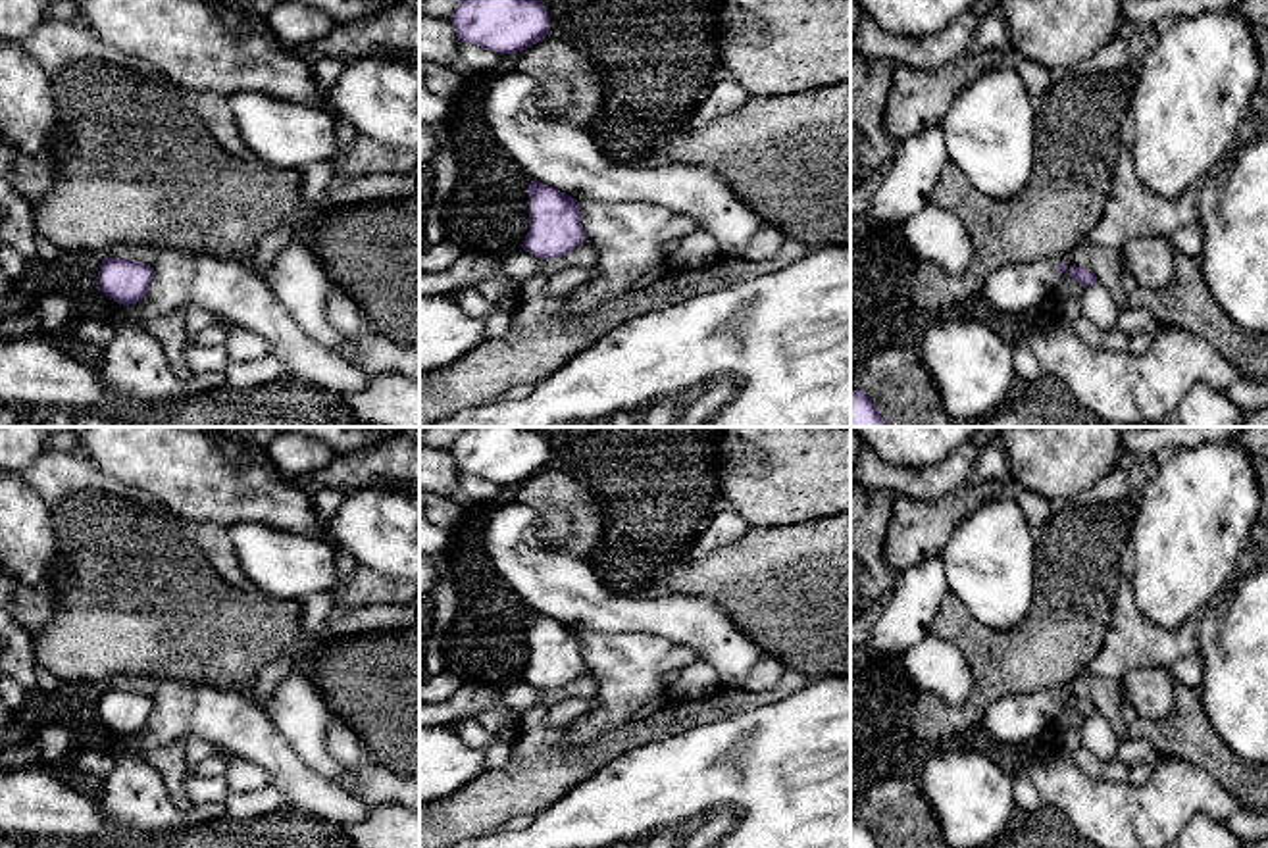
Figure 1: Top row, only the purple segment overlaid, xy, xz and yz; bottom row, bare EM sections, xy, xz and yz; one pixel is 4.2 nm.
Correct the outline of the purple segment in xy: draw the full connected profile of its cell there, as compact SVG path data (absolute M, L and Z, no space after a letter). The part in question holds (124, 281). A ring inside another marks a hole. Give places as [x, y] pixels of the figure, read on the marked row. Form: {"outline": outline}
{"outline": "M104 258L98 269L100 290L114 302L131 306L144 298L154 267L117 258Z"}

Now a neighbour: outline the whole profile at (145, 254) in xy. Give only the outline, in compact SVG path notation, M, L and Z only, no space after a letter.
M112 246L104 258L131 260L154 267L162 252L162 246Z

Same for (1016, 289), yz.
M1052 260L1008 263L983 281L979 294L1002 313L1027 317L1054 294L1056 281L1058 271Z

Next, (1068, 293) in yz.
M1062 262L1066 271L1058 277L1054 296L1064 321L1074 321L1081 315L1083 287L1070 277L1070 262Z

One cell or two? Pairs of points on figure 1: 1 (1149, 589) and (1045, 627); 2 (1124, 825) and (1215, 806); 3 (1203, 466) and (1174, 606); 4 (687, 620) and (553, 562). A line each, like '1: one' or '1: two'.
1: two
2: one
3: one
4: one

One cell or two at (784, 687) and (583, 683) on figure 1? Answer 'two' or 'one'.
one

